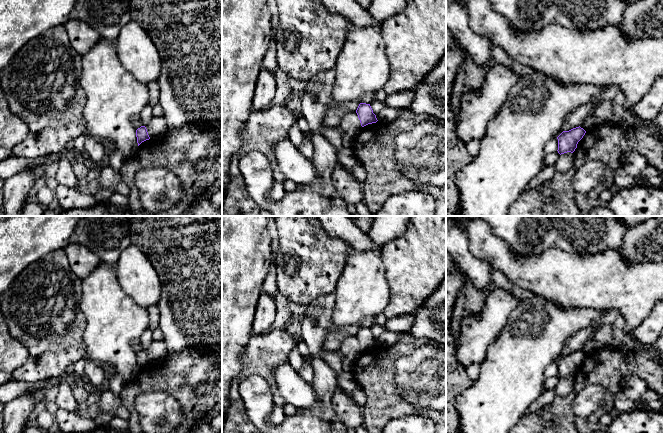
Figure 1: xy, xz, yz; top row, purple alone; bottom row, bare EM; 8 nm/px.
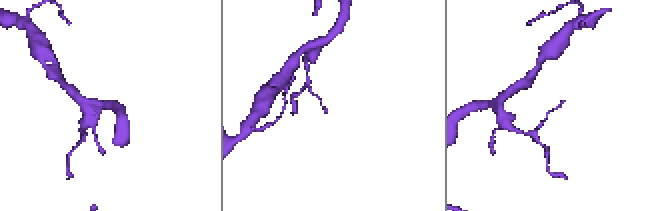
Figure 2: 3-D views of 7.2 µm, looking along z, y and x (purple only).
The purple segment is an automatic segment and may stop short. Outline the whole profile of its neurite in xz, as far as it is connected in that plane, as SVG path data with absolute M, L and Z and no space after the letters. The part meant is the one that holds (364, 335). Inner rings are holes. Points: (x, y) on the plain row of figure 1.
M360 327L356 334L356 337L362 351L368 348L376 347L378 345L376 339L373 337L370 328Z

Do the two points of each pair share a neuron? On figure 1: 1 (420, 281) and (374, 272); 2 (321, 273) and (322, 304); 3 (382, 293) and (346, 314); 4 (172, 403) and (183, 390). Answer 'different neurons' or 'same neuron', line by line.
1: different neurons
2: different neurons
3: same neuron
4: different neurons

